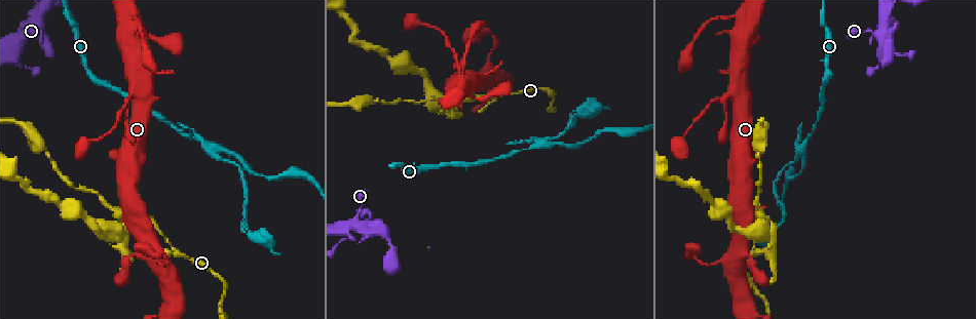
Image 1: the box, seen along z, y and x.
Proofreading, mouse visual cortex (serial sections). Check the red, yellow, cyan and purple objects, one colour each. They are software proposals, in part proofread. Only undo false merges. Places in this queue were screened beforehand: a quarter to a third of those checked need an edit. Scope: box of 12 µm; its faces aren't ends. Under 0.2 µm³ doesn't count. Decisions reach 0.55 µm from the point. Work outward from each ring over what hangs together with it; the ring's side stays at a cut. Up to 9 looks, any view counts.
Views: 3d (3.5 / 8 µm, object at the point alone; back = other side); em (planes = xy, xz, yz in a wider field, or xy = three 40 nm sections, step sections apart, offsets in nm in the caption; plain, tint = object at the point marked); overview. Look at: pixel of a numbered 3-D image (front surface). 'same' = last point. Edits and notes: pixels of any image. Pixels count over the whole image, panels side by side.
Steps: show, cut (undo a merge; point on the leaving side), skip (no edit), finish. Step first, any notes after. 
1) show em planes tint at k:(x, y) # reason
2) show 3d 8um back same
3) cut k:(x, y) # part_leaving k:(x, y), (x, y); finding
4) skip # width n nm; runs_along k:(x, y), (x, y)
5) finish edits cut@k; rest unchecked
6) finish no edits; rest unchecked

show 3d 8um at 1:(132, 94) # thick turns thin

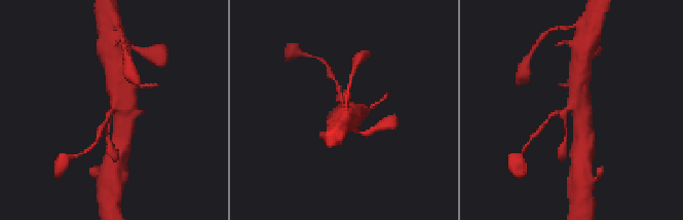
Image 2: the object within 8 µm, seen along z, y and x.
show 3d 3.5um at 2:(574, 107) # closer look

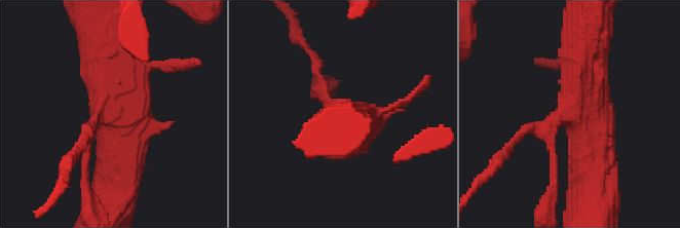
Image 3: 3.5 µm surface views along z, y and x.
show em xy step 1 tint at 3:(105, 113) # shape alone is not enough

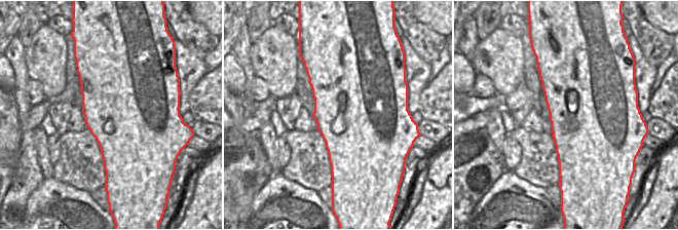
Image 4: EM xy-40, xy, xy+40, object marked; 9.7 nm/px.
skip # runs_along 3:(593, 180), (582, 41); one cell here

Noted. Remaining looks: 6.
show 3d 8um at 1:(539, 144) # three-way junction

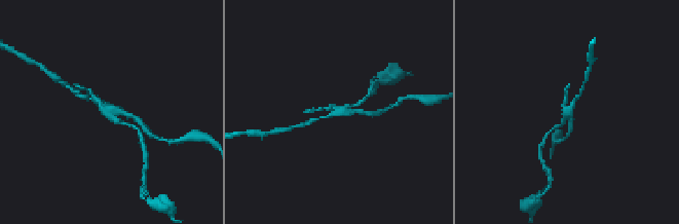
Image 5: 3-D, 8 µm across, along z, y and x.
show 3d 3.5um at 5:(105, 112) # closer look

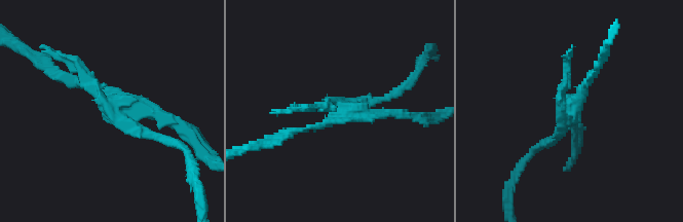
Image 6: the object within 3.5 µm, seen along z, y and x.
show em xy step 1 tint at 6:(571, 110) # shape alone is not enough

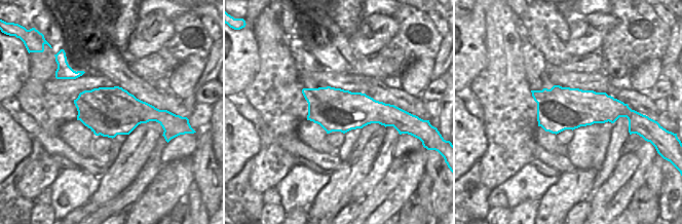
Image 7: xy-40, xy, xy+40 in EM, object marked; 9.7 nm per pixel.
cut 6:(74, 63) # two cells meet here

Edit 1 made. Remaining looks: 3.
show 3d 3.5um at 1:(761, 212) # abrupt turn

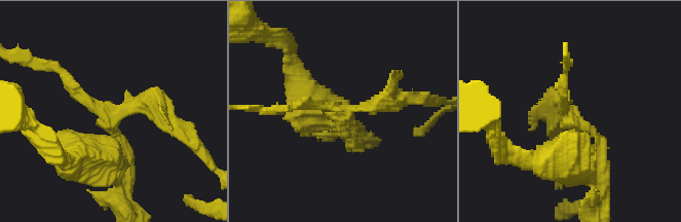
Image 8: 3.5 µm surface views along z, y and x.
show em planes plain at 8:(570, 120) # shape alone is not enough

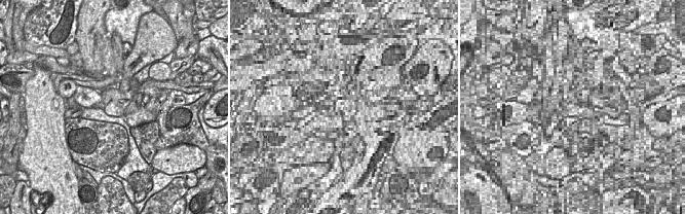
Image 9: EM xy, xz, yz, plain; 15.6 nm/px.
show em planes tint same

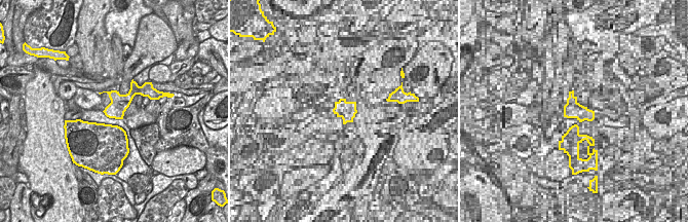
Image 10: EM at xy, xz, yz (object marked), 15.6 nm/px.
cut 8:(105, 162) # part_leaving 8:(109, 137), (106, 156), (62, 156); two cells meet here

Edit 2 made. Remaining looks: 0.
finish edits cut@6, cut@8; rest unchecked

